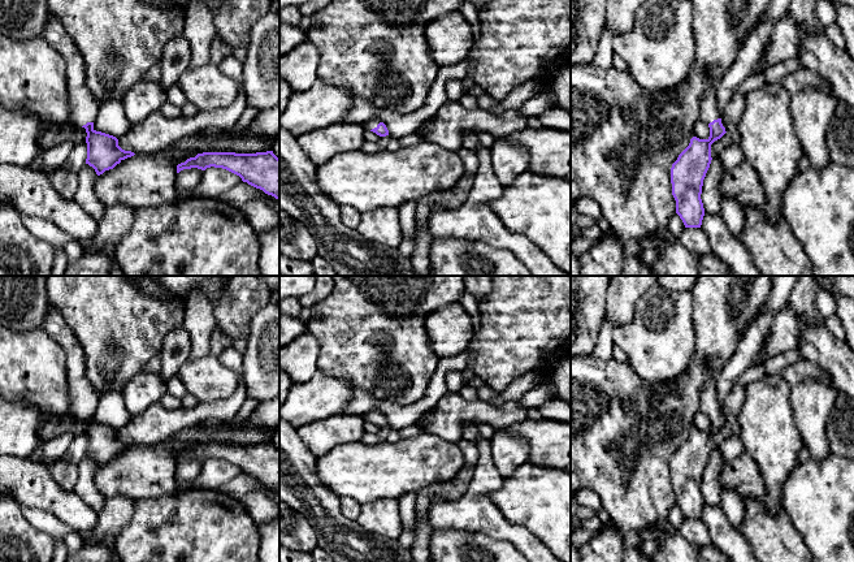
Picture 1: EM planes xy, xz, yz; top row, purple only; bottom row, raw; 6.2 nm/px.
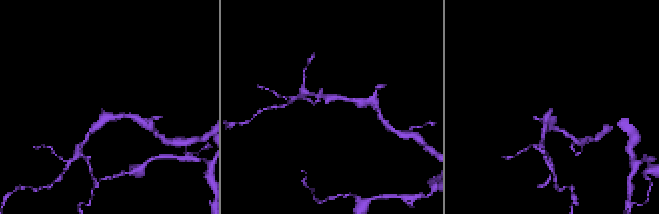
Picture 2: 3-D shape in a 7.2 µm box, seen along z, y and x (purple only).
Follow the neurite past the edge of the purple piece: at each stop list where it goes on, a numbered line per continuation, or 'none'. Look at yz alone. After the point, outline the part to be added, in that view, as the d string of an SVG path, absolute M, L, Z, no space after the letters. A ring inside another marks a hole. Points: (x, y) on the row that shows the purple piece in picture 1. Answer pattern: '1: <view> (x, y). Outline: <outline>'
1: yz (709, 102). Outline: M712 86L701 98L699 120L702 120L706 124L710 124L718 118L720 118L720 112L716 98L716 86Z

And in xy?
1: xy (83, 106). Outline: M53 14L47 21L44 38L64 57L66 64L70 121L77 126L94 122L100 103L86 86L84 60L60 20Z

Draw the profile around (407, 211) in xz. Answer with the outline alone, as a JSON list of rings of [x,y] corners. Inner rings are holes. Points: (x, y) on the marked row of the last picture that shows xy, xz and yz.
[[[408,200],[398,208],[402,233],[413,239],[416,235],[416,224],[417,224],[416,208],[417,200]]]

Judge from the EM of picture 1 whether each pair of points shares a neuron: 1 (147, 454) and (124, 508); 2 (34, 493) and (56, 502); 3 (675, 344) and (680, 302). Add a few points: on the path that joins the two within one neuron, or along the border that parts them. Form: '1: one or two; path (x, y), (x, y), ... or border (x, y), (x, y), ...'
1: two; border (107, 497), (126, 496), (134, 500)
2: one; path (39, 493), (51, 497)
3: one; path (675, 333), (675, 319), (679, 312)

